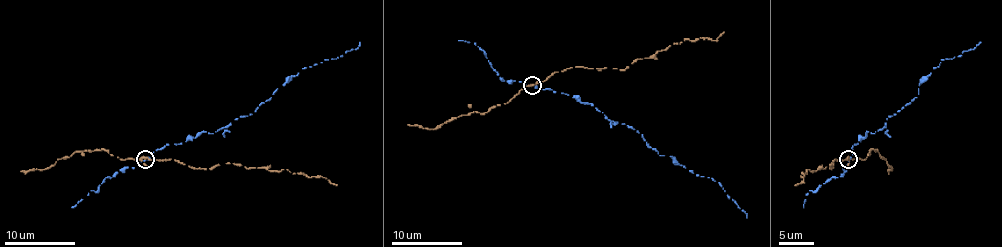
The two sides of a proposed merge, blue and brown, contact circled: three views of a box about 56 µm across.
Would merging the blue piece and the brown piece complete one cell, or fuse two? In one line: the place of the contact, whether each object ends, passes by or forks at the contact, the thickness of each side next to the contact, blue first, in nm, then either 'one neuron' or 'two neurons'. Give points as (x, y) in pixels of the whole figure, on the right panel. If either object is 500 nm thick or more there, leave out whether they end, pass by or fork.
(848, 159) | blue ends | brown passes by | 260/240 nm | two neurons

